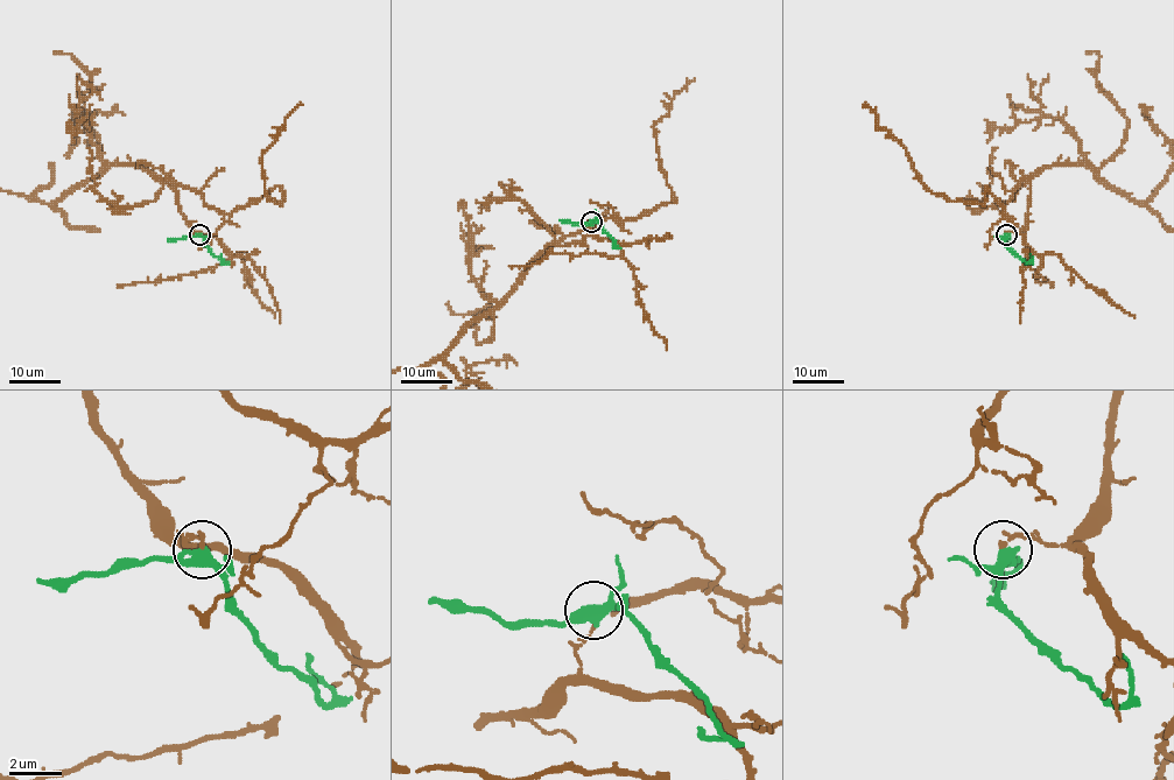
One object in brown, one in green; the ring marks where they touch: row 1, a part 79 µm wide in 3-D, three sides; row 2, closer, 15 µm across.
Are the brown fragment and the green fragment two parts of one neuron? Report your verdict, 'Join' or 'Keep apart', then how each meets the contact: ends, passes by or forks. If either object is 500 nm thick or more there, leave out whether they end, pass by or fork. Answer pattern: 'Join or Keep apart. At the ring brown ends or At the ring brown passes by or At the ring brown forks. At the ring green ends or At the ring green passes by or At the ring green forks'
Keep apart. At the ring brown ends. At the ring green forks

